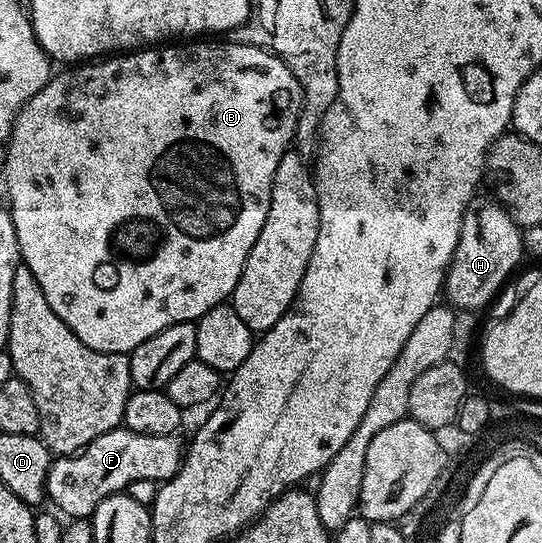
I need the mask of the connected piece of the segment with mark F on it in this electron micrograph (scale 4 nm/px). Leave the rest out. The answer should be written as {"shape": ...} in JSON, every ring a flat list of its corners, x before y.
{"shape":[[124,426,112,428,107,434,95,438,82,452,74,452,72,456,58,456,50,463,47,482,45,483,45,494,48,503,53,503,52,507,58,513,66,512,69,518,89,518,92,517,95,506,103,502,116,492,124,492,139,478,147,478,164,482,171,479,178,470,181,469,181,458,183,455,183,440,181,444,180,435,172,436,152,436,151,434,135,434,130,428]]}

